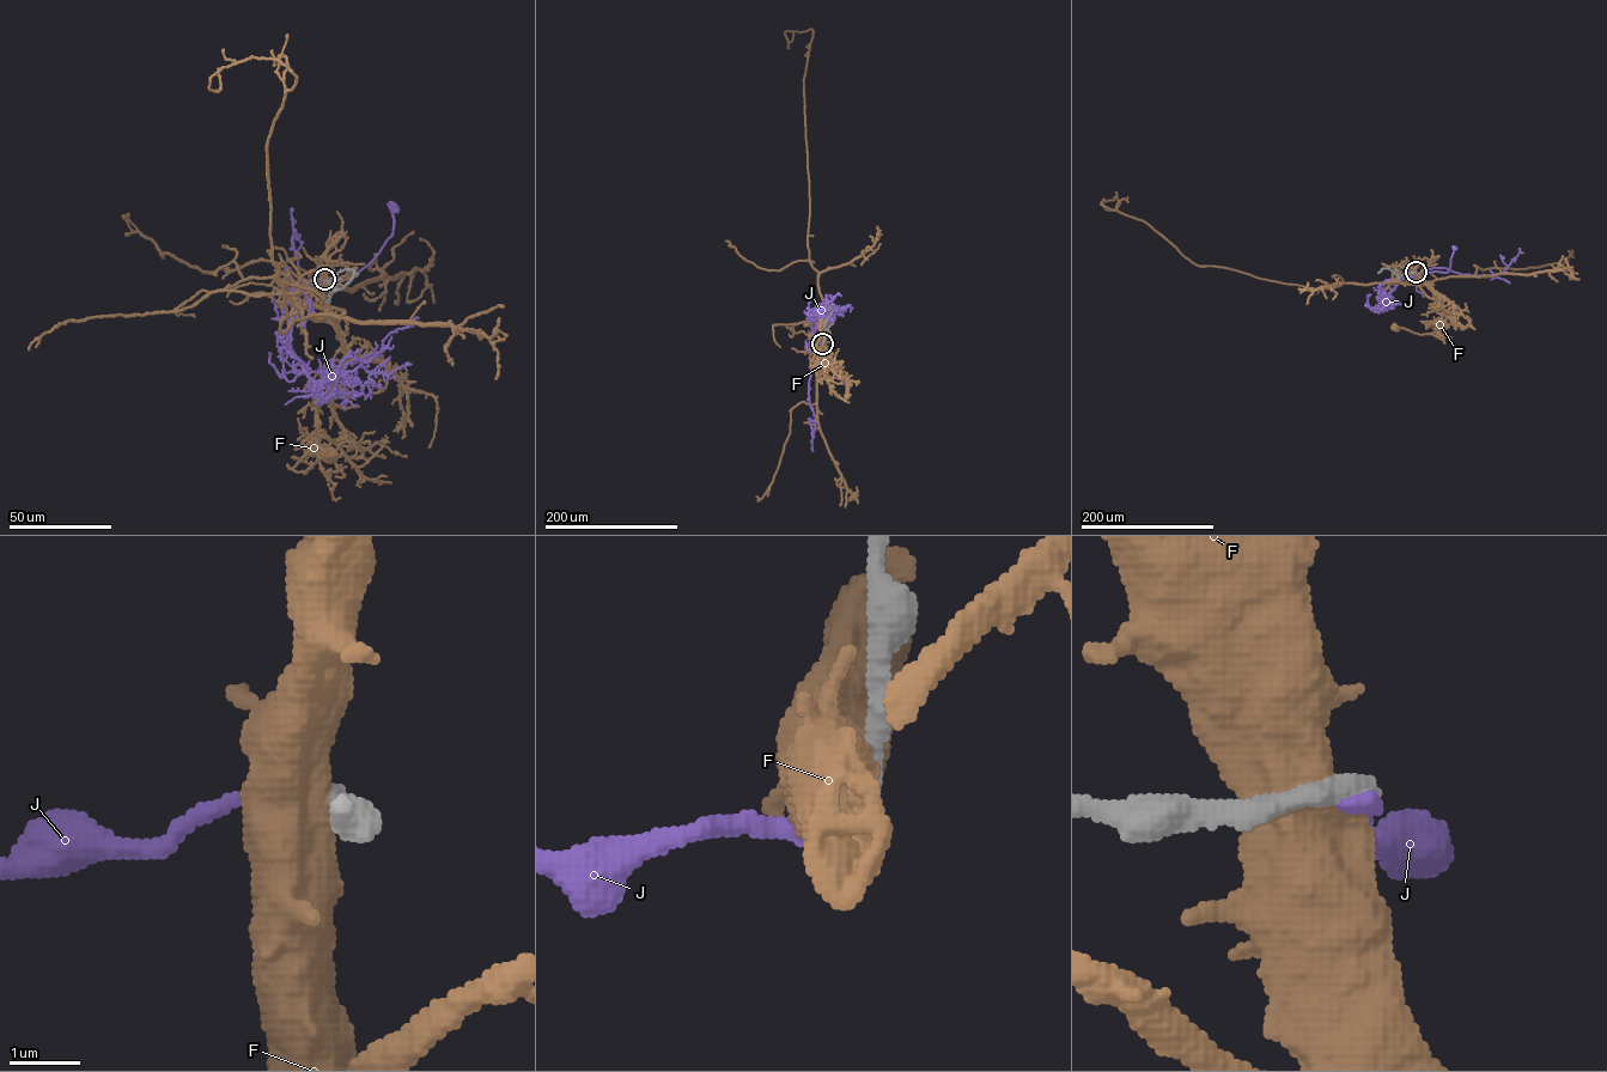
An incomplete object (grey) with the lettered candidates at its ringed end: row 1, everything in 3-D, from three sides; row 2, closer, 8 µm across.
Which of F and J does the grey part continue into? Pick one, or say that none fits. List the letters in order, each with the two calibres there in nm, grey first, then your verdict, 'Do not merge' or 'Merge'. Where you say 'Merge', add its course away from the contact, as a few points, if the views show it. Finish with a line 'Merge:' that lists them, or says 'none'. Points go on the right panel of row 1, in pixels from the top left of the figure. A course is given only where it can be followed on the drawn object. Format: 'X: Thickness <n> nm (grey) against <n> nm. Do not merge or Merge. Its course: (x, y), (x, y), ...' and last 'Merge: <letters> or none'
F: Thickness 420 nm (grey) against 850 nm. Do not merge
J: Thickness 360 nm (grey) against 320 nm. Do not merge
Merge: none

